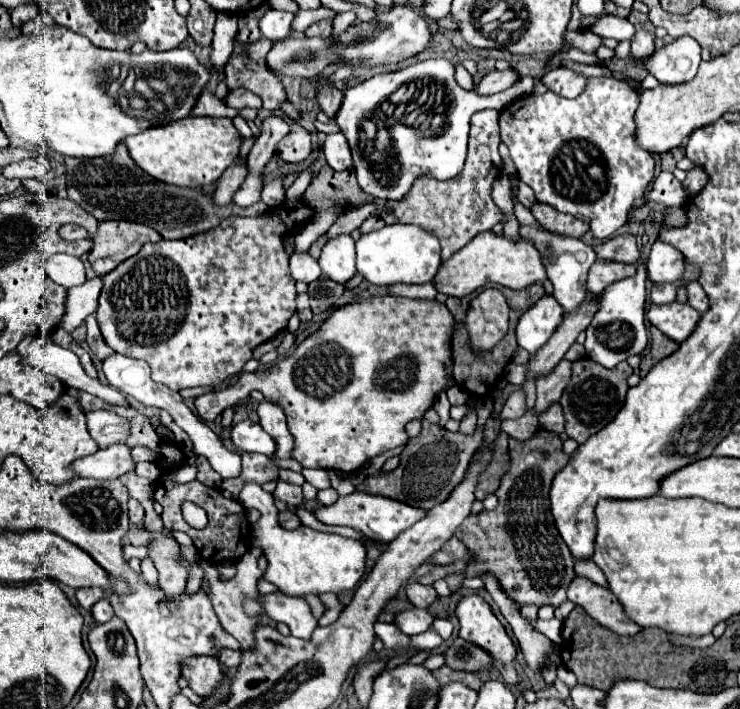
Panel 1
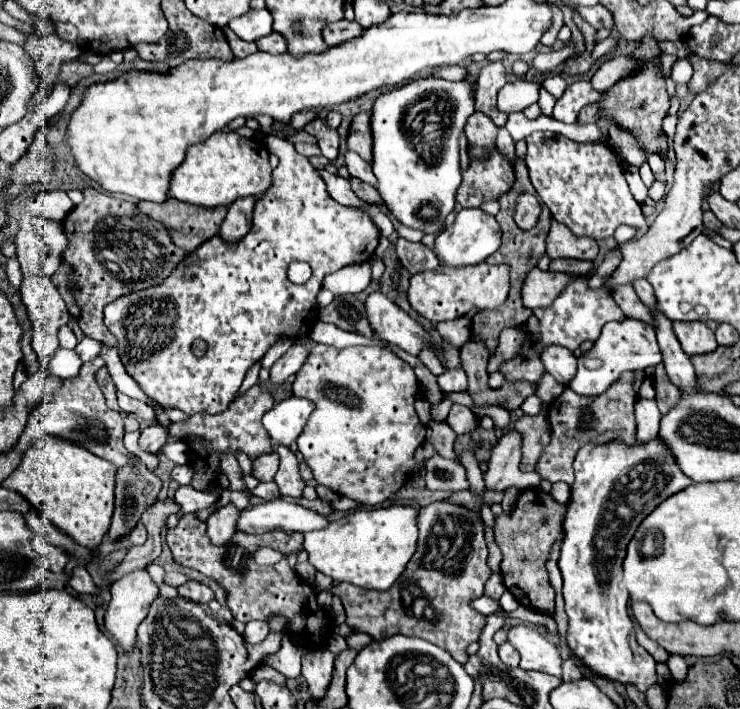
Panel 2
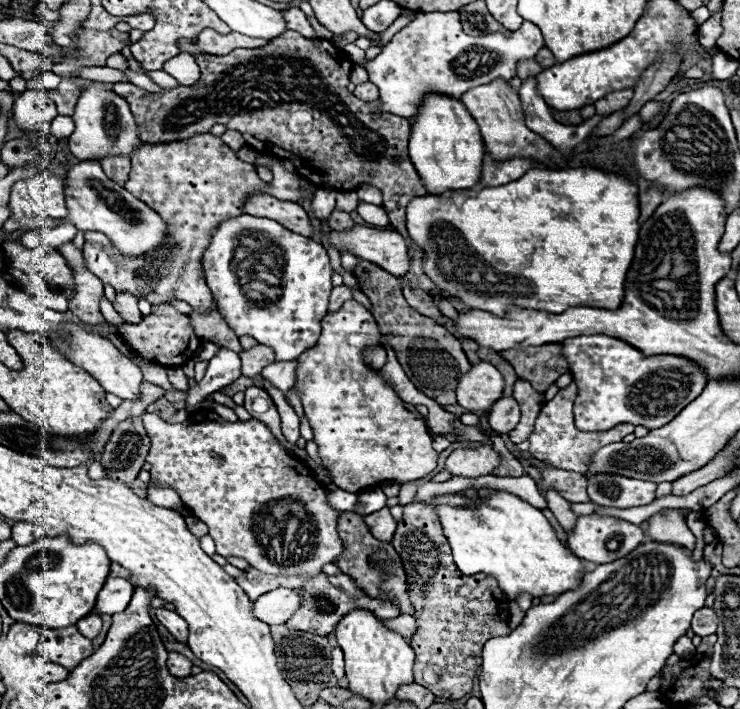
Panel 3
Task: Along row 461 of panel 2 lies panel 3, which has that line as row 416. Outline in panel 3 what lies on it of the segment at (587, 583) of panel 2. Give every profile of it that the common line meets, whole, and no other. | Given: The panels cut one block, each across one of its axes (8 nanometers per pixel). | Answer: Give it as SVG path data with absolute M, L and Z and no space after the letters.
M576 336L576 340L564 340L562 346L578 384L576 426L584 432L602 432L618 424L660 428L700 396L708 378L704 368L684 356L644 356L638 348L610 336Z

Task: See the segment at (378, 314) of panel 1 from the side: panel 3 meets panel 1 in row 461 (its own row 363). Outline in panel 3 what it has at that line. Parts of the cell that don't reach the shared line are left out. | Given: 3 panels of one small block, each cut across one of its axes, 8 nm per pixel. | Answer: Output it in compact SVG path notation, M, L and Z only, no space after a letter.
M346 300L336 312L324 316L322 334L316 348L310 348L298 358L296 366L296 392L302 398L304 416L314 430L314 442L320 448L320 458L330 470L334 484L346 492L360 492L366 486L380 484L384 480L412 482L434 472L438 452L430 446L432 434L424 420L418 420L396 394L392 384L384 380L382 372L364 362L364 352L380 346L380 330L374 316L356 300Z

